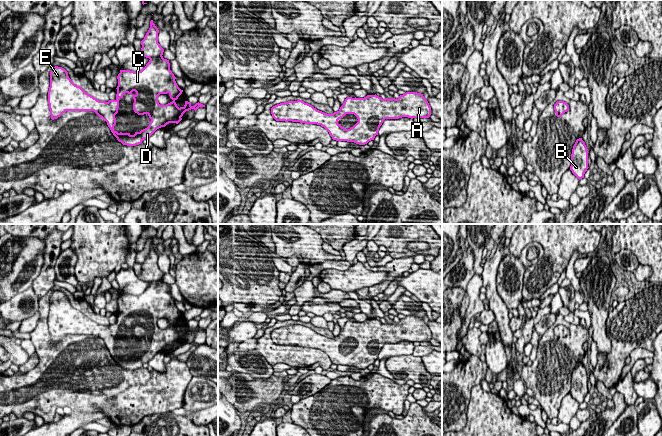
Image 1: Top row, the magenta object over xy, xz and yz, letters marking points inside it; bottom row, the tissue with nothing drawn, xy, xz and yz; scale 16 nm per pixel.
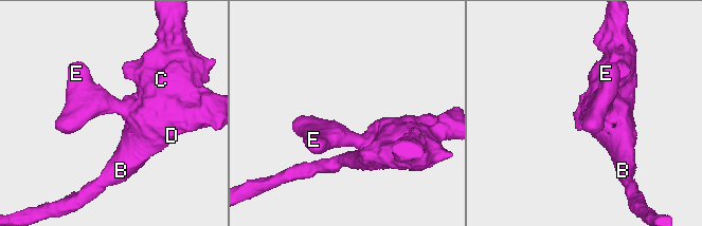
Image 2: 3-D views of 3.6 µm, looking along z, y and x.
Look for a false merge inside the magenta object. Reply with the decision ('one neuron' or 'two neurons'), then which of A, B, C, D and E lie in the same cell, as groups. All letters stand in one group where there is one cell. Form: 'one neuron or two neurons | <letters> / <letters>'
one neuron | A B C D E

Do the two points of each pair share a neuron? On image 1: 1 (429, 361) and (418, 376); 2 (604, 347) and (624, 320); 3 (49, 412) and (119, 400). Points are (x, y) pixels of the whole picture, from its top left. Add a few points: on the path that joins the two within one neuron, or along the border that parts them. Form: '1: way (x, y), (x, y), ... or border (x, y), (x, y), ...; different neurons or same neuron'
1: border (421, 358), (424, 367), (431, 374); different neurons
2: border (608, 316), (606, 331), (611, 349), (598, 353); different neurons
3: way (65, 397), (101, 397); same neuron

